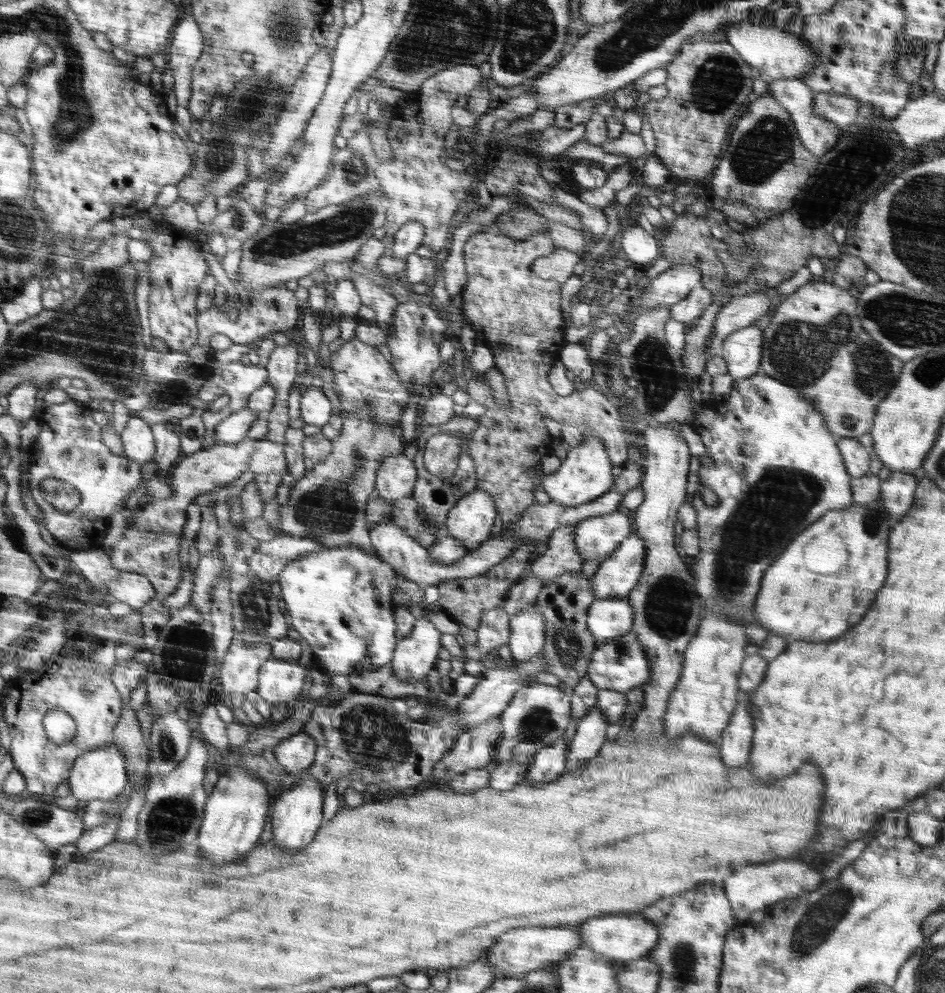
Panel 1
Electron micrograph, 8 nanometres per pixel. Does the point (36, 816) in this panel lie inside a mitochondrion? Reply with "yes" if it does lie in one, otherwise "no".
yes

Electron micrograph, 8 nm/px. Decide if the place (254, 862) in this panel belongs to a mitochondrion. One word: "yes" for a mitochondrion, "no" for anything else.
no

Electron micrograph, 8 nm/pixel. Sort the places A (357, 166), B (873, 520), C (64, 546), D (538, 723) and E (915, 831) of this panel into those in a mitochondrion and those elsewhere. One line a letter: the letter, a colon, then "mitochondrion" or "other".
A: mitochondrion
B: mitochondrion
C: other
D: mitochondrion
E: mitochondrion

